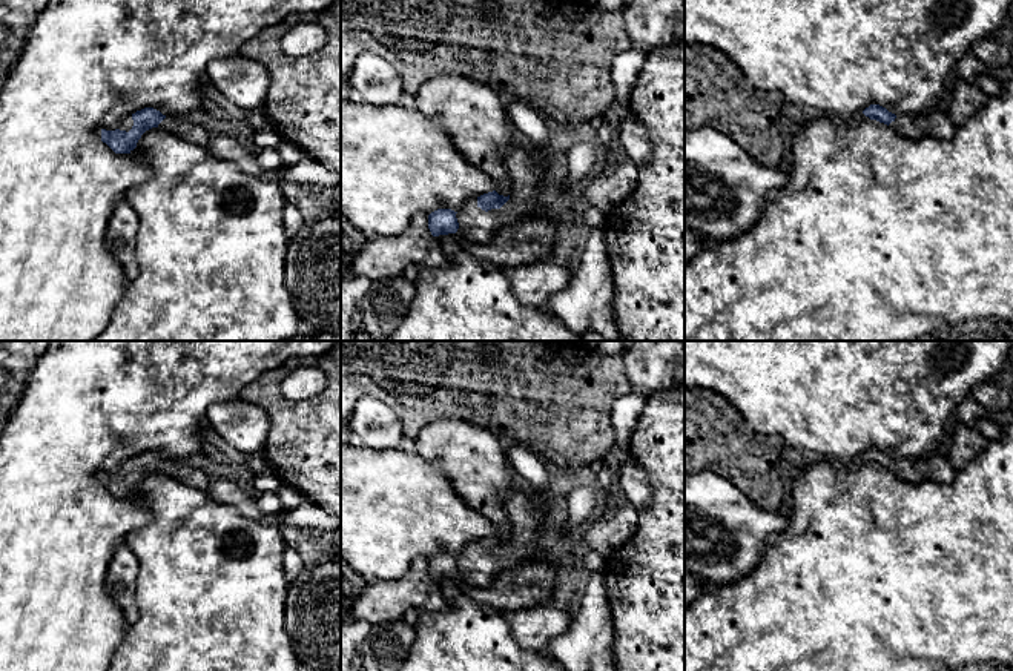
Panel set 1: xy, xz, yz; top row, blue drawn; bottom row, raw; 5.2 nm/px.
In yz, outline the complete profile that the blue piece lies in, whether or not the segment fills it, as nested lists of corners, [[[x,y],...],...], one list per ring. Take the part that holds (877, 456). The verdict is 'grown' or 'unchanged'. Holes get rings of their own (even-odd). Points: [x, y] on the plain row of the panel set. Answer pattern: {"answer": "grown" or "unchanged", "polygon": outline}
{"answer": "grown", "polygon": [[[870,448],[863,456],[860,456],[844,465],[847,468],[855,468],[855,467],[858,467],[861,464],[867,464],[867,462],[884,467],[884,468],[890,470],[895,476],[898,476],[899,479],[907,481],[907,482],[915,482],[919,479],[919,473],[915,468],[913,461],[904,459],[904,458],[895,459],[879,448]]]}

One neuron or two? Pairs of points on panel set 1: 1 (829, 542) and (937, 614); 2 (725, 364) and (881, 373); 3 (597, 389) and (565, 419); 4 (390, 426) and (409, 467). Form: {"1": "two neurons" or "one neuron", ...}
{"1": "one neuron", "2": "one neuron", "3": "one neuron", "4": "two neurons"}

